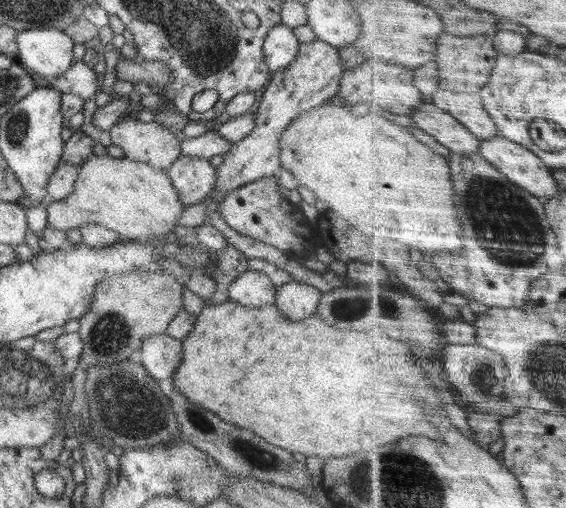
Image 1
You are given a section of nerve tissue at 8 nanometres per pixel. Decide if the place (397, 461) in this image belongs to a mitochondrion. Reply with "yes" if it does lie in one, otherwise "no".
yes

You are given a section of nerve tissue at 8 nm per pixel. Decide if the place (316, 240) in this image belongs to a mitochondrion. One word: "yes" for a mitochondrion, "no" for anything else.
no

